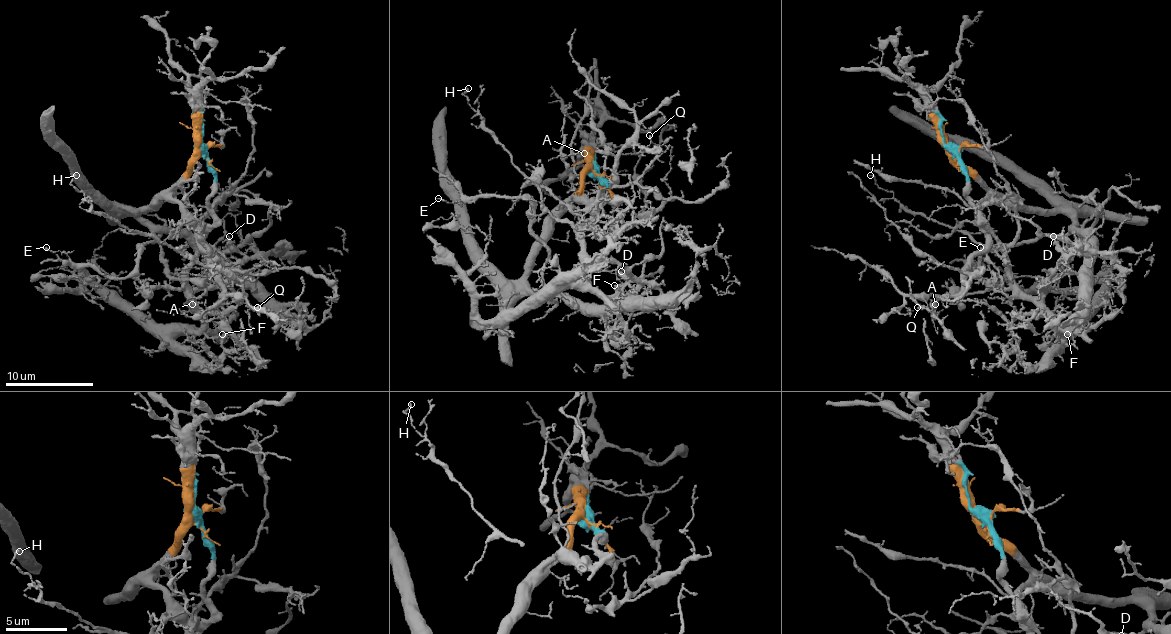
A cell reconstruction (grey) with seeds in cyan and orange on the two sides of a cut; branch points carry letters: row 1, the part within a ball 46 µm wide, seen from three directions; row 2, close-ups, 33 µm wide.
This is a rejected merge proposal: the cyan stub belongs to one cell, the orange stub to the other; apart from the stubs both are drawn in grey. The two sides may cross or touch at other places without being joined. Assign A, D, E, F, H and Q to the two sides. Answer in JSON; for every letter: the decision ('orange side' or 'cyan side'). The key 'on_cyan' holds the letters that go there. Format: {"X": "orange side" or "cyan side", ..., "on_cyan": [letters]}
{"A": "orange side", "D": "cyan side", "E": "orange side", "F": "cyan side", "H": "cyan side", "Q": "orange side", "on_cyan": ["D", "F", "H"]}

